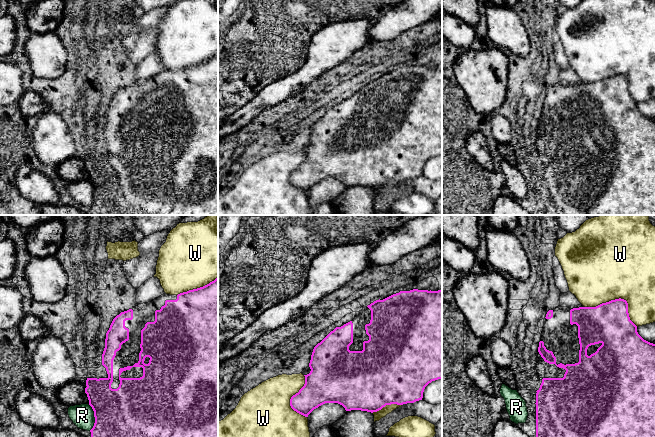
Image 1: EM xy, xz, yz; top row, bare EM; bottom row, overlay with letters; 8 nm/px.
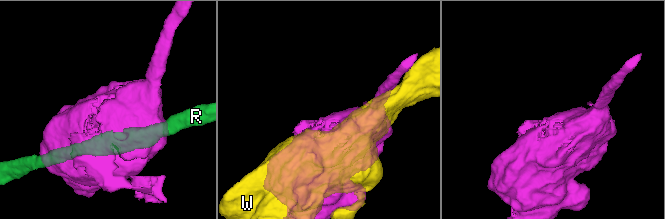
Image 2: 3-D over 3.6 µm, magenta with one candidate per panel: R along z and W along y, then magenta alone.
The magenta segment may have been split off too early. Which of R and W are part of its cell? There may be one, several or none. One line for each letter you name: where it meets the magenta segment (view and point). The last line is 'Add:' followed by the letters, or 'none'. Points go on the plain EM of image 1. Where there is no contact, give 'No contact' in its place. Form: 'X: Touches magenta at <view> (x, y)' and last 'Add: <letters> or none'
Add: none

